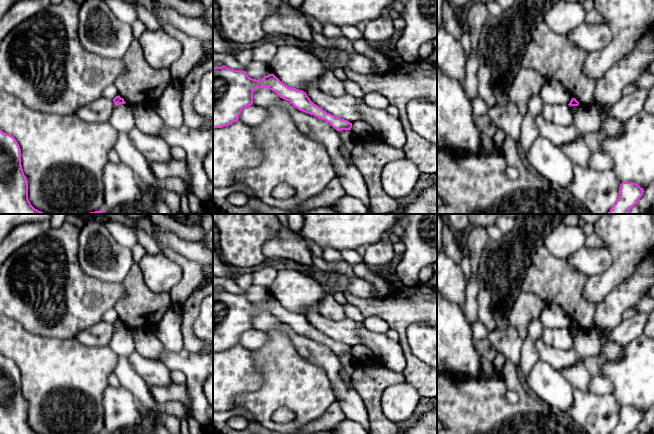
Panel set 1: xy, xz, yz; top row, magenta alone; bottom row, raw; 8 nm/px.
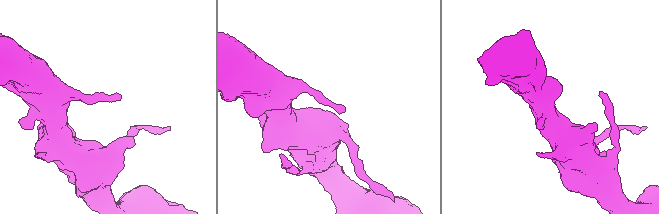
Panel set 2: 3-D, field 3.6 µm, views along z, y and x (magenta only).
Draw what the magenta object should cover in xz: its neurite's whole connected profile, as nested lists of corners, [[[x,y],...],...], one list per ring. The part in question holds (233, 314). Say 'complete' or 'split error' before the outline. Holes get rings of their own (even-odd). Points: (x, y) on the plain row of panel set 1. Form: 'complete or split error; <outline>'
complete; [[[224,289],[213,291],[213,352],[222,352],[238,345],[241,335],[253,329],[254,314],[264,311],[289,325],[298,334],[326,345],[338,356],[352,352],[352,347],[327,337],[314,328],[306,316],[288,311],[274,298],[256,304],[245,295]]]

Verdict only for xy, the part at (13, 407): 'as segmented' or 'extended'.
as segmented

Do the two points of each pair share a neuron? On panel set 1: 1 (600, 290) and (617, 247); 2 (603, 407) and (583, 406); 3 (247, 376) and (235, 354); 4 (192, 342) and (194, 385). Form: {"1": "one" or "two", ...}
{"1": "one", "2": "one", "3": "one", "4": "two"}

